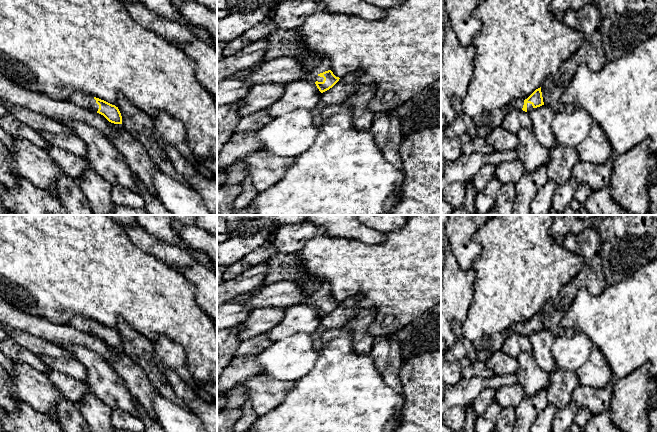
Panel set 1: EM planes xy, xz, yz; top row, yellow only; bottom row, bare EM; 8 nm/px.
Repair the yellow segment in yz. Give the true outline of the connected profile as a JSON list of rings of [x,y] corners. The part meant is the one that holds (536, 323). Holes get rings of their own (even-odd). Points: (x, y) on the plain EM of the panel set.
[[[541,311],[536,313],[527,323],[517,323],[503,332],[486,336],[476,340],[473,344],[477,353],[477,360],[486,362],[496,351],[502,349],[503,342],[514,334],[530,336],[533,332],[544,329]]]

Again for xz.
[[[316,277],[305,280],[304,293],[303,303],[314,306],[321,317],[332,312],[340,303],[330,294],[330,285]]]

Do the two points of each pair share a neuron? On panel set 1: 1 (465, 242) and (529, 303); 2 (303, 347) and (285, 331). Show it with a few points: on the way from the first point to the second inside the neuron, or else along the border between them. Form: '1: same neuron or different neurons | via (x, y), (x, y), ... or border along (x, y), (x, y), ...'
1: different neurons | border along (476, 232), (472, 239), (481, 253), (471, 266)
2: different neurons | border along (312, 332), (297, 332), (273, 342)

